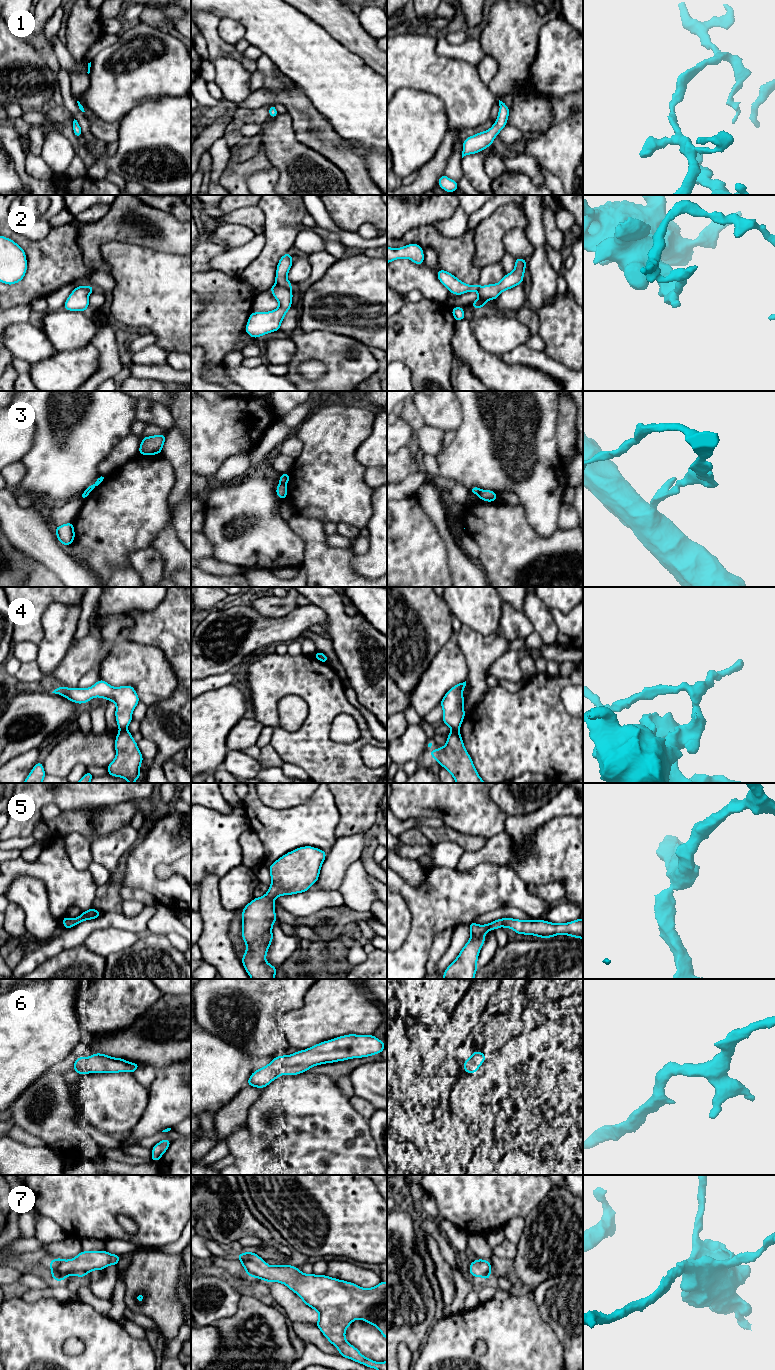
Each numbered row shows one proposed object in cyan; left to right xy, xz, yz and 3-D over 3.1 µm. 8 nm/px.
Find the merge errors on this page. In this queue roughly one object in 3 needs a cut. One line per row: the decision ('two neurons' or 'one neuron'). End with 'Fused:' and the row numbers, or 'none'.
1: one neuron
2: two neurons
3: two neurons
4: two neurons
5: one neuron
6: one neuron
7: one neuron
Fused: 2, 3, 4

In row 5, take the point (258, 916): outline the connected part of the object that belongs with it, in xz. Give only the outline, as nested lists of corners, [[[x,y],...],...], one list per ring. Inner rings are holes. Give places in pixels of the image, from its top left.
[[[304,846],[286,853],[269,867],[271,886],[264,896],[254,898],[242,911],[242,938],[246,952],[242,964],[251,979],[275,979],[277,968],[266,962],[277,917],[274,899],[306,892],[318,881],[327,852]]]

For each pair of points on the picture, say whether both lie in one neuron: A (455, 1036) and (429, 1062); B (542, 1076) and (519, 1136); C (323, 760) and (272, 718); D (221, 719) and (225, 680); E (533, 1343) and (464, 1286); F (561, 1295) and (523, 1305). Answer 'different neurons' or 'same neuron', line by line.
A: same neuron
B: different neurons
C: same neuron
D: different neurons
E: different neurons
F: different neurons

